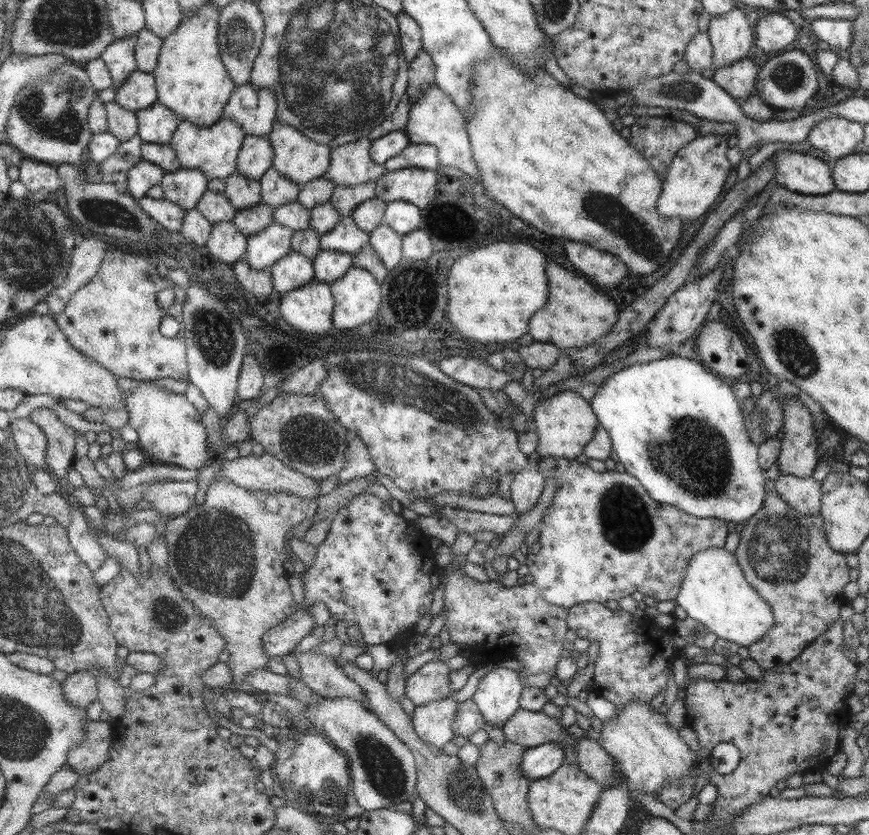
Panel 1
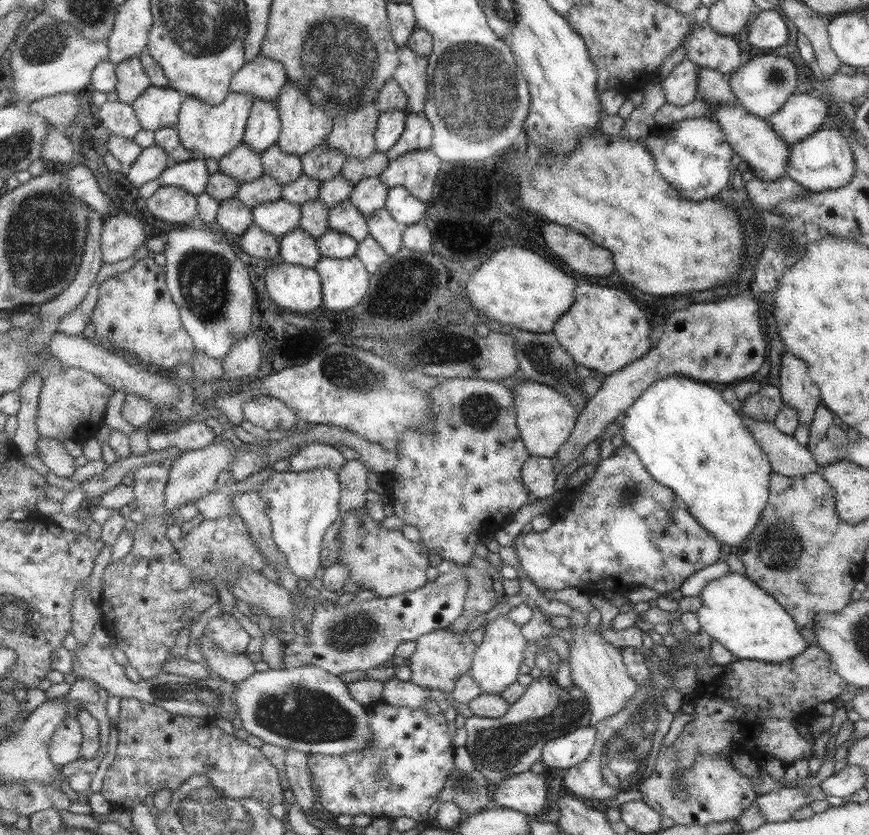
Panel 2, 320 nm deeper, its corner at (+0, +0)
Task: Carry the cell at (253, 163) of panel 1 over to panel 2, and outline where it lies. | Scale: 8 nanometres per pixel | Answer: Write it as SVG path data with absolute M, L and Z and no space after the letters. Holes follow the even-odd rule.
M255 99L248 118L244 143L262 155L278 144L282 134L282 118L276 101Z

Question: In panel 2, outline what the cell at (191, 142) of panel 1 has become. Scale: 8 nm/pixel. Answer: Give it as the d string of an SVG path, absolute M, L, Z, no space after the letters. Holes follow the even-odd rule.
M232 92L223 104L217 106L201 98L187 96L180 110L179 124L175 128L187 150L193 151L197 157L205 160L211 158L219 162L244 143L253 106L254 98L251 93Z

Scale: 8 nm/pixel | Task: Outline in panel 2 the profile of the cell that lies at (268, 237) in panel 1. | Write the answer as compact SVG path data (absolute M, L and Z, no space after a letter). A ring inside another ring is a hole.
M283 199L265 202L252 211L255 224L263 227L263 230L269 231L279 240L287 233L297 230L303 217L302 206L291 204Z

